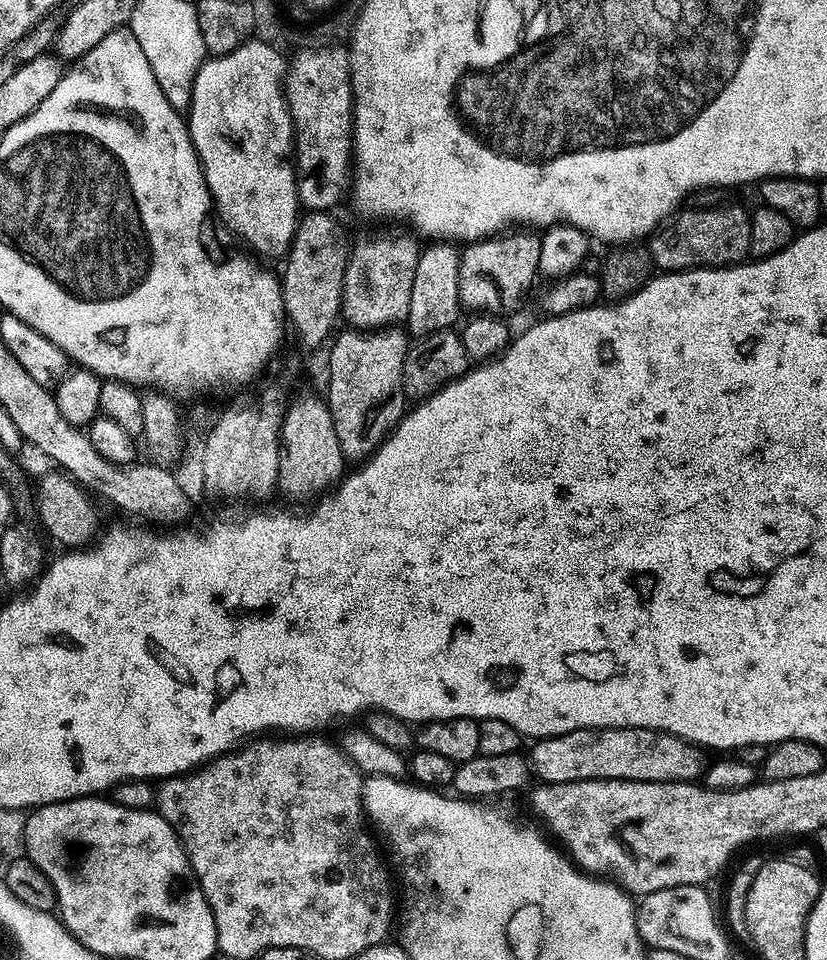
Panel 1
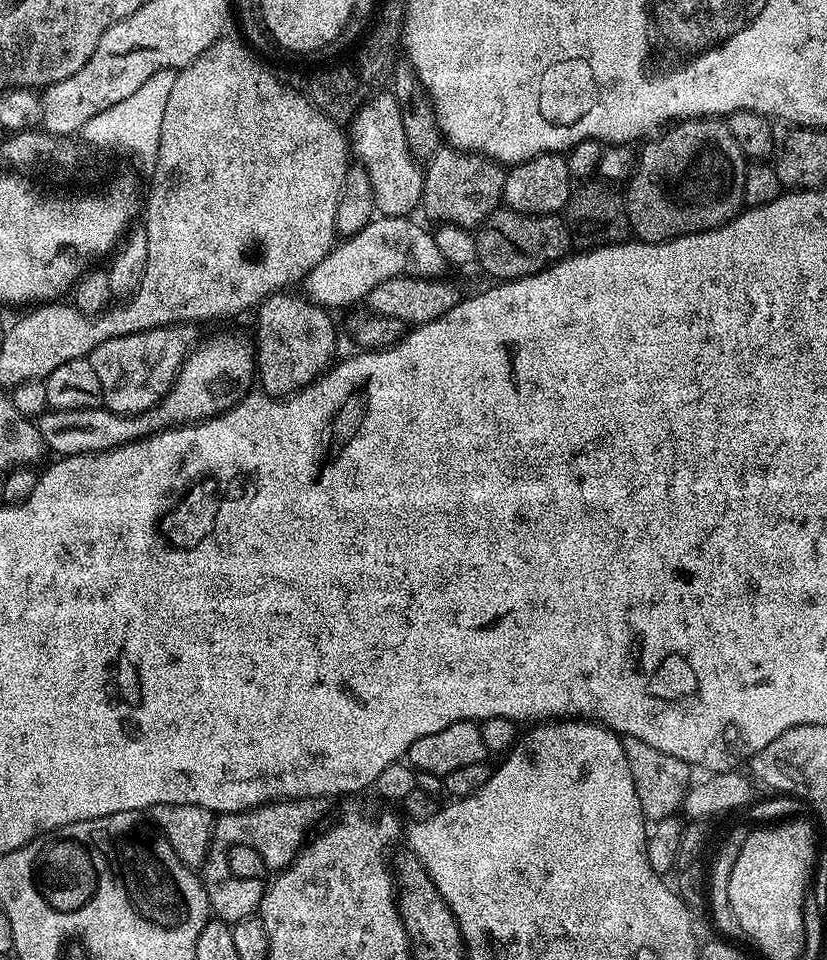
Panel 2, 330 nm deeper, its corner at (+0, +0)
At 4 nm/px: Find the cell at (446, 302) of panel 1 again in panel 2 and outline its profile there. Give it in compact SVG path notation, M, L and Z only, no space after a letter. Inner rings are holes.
M442 146L427 161L424 173L422 212L437 225L454 224L476 230L501 207L504 198L505 169L487 156L462 152L451 146Z

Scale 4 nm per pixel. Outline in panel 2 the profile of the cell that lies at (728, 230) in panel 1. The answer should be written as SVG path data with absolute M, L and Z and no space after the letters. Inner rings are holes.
M697 118L679 121L659 138L649 139L644 146L644 149L639 149L636 174L627 185L628 192L626 191L629 222L637 241L661 244L667 240L677 240L680 236L709 232L729 224L735 216L740 215L745 207L744 191L750 164L742 154L738 142L734 142L734 134L730 134L723 119Z

